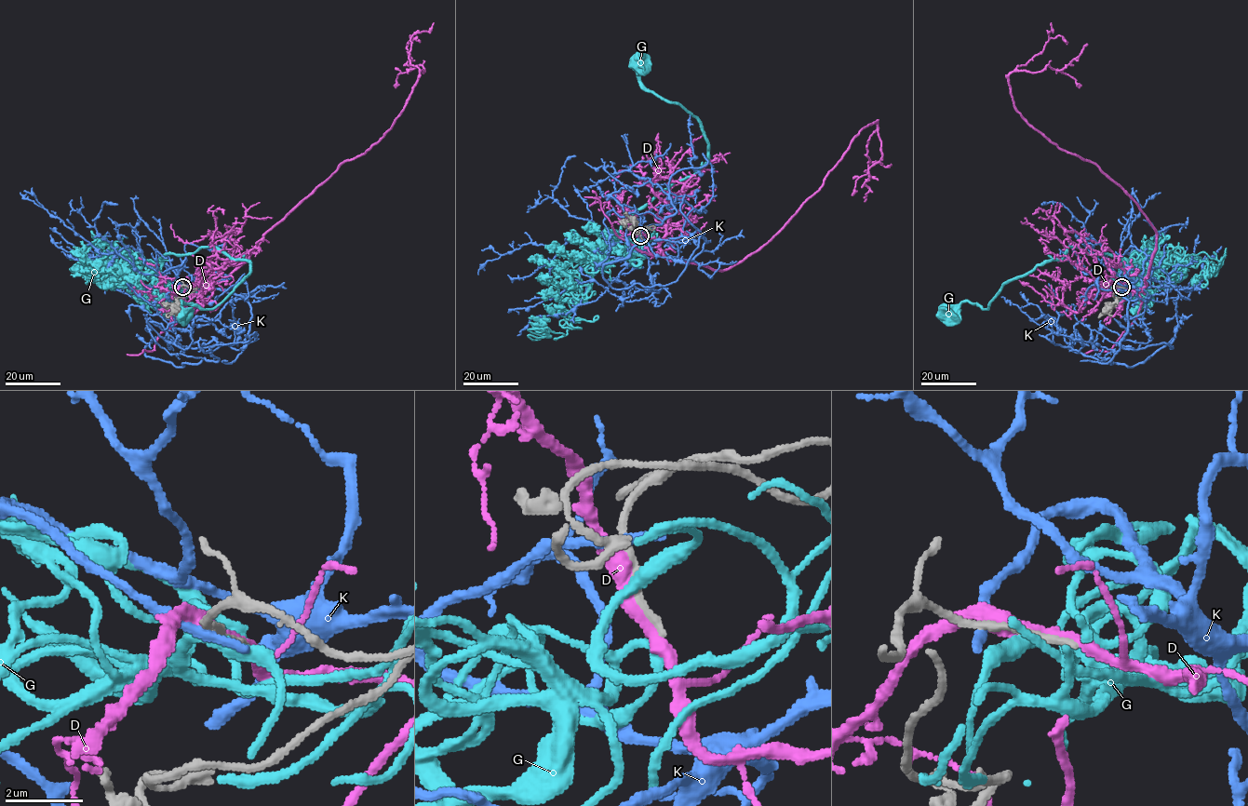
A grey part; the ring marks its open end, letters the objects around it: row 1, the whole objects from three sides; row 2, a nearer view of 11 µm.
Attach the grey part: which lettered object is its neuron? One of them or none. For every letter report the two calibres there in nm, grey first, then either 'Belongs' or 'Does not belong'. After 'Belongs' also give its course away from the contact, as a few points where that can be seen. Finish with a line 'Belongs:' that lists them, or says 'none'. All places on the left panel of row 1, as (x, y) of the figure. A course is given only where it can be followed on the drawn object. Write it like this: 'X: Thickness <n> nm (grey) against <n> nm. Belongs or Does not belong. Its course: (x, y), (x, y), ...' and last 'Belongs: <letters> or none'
D: Thickness 190 nm (grey) against 380 nm. Does not belong
G: Thickness 190 nm (grey) against 320 nm. Belongs. Its course: (182, 287), (163, 276), (167, 254), (217, 248), (249, 263), (212, 308), (183, 301), (181, 311)
K: Thickness 180 nm (grey) against 340 nm. Does not belong
Belongs: G

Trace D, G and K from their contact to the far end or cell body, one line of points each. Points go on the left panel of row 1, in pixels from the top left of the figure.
D: (182, 287), (205, 291), (233, 273), (341, 164), (390, 129), (423, 72), (407, 64), (407, 44)
G: (182, 287), (163, 276), (167, 254), (217, 248), (249, 263), (212, 308), (183, 301), (181, 311)
K: (181, 287), (251, 317), (241, 349), (144, 347), (178, 367), (218, 359), (154, 322), (180, 358)

